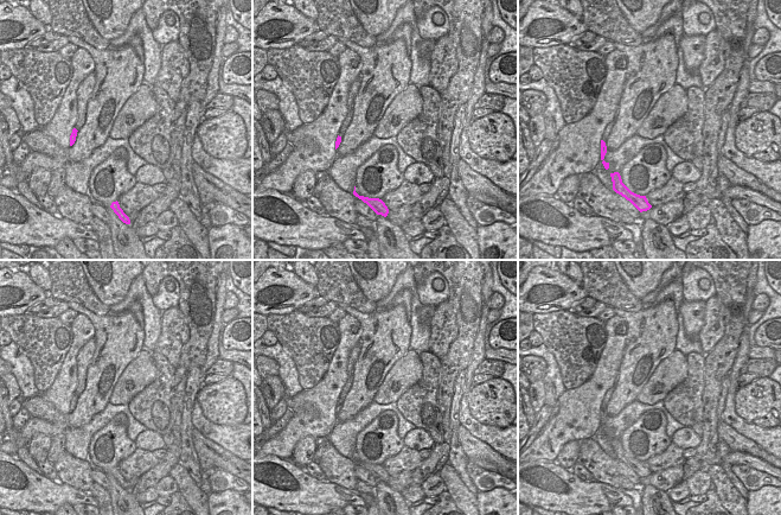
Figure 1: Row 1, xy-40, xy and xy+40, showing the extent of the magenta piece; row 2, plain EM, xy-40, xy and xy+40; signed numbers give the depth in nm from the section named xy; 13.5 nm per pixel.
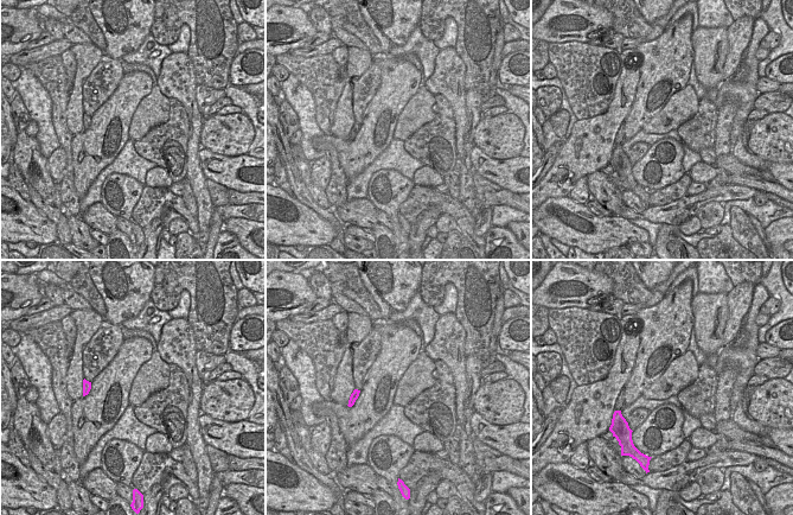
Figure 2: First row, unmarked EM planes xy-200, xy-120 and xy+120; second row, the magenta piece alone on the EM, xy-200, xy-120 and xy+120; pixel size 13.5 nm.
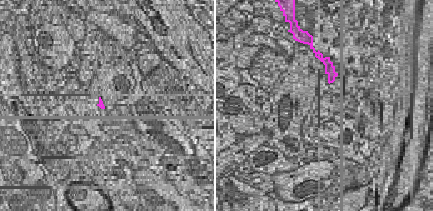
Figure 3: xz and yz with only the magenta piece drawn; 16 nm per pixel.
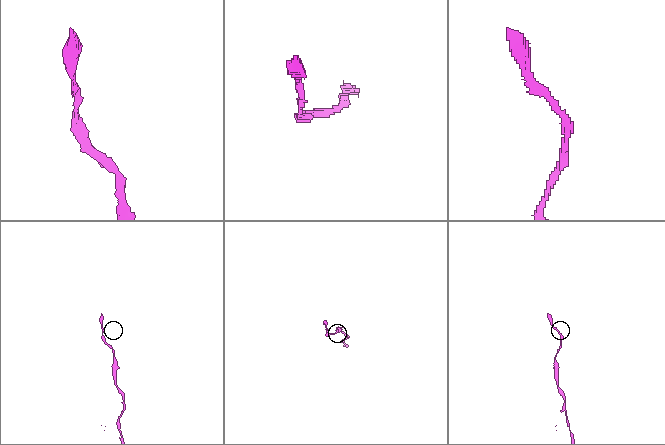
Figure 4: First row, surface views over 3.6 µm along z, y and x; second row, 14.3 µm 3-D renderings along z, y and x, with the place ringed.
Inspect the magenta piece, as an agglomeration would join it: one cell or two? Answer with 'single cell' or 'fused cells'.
single cell

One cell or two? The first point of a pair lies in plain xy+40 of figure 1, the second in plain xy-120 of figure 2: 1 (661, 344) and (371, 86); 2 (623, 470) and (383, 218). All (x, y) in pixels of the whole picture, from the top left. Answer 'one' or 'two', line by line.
1: two
2: one

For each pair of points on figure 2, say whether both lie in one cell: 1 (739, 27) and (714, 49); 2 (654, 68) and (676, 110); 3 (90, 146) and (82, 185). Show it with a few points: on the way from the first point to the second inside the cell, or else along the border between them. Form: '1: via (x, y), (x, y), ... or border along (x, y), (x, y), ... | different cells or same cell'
1: border along (728, 27), (729, 52), (723, 64) | different cells
2: border along (686, 83), (651, 118) | different cells
3: via (90, 156), (83, 176) | same cell

